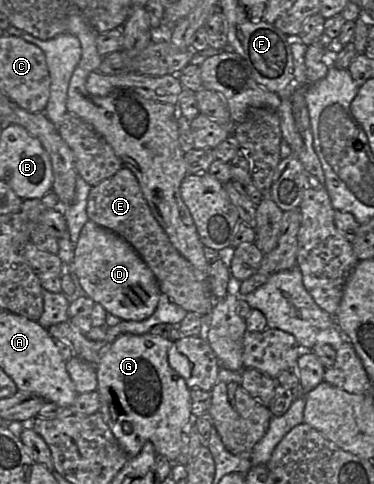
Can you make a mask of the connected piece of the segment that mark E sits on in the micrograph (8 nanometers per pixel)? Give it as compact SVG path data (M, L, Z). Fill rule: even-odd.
M125 165L113 176L91 186L87 208L90 220L125 239L153 272L160 292L187 312L209 315L214 298L207 283L199 281L191 263L171 244L153 216L134 173Z

